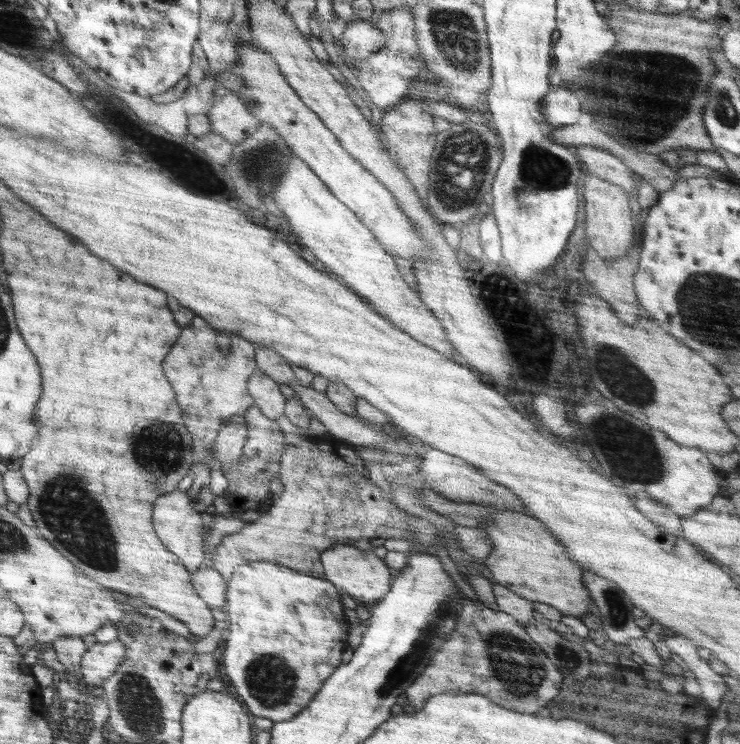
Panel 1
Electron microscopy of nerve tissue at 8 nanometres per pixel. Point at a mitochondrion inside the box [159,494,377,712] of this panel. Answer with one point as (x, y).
(270, 680)

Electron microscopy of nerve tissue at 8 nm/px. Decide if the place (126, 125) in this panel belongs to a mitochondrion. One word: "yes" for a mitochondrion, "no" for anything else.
no

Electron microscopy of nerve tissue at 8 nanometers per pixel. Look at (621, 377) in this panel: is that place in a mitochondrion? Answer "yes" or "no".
yes

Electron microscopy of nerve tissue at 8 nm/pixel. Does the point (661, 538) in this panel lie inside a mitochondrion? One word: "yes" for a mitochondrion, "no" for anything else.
no

